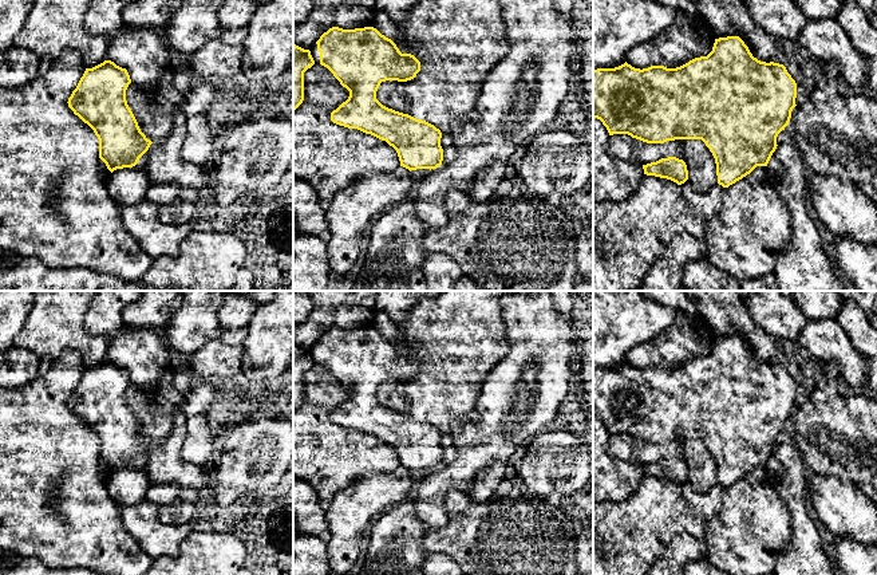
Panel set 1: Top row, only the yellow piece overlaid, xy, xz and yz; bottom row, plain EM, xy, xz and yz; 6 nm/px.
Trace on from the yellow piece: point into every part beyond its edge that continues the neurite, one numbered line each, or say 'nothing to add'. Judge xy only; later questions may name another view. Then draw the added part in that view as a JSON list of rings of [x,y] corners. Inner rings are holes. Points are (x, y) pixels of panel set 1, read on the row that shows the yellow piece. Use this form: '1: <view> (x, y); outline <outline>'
nothing to add

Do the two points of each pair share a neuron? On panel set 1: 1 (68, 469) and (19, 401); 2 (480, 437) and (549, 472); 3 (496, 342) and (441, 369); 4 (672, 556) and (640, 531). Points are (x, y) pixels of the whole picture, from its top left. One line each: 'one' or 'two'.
1: one
2: two
3: one
4: two

